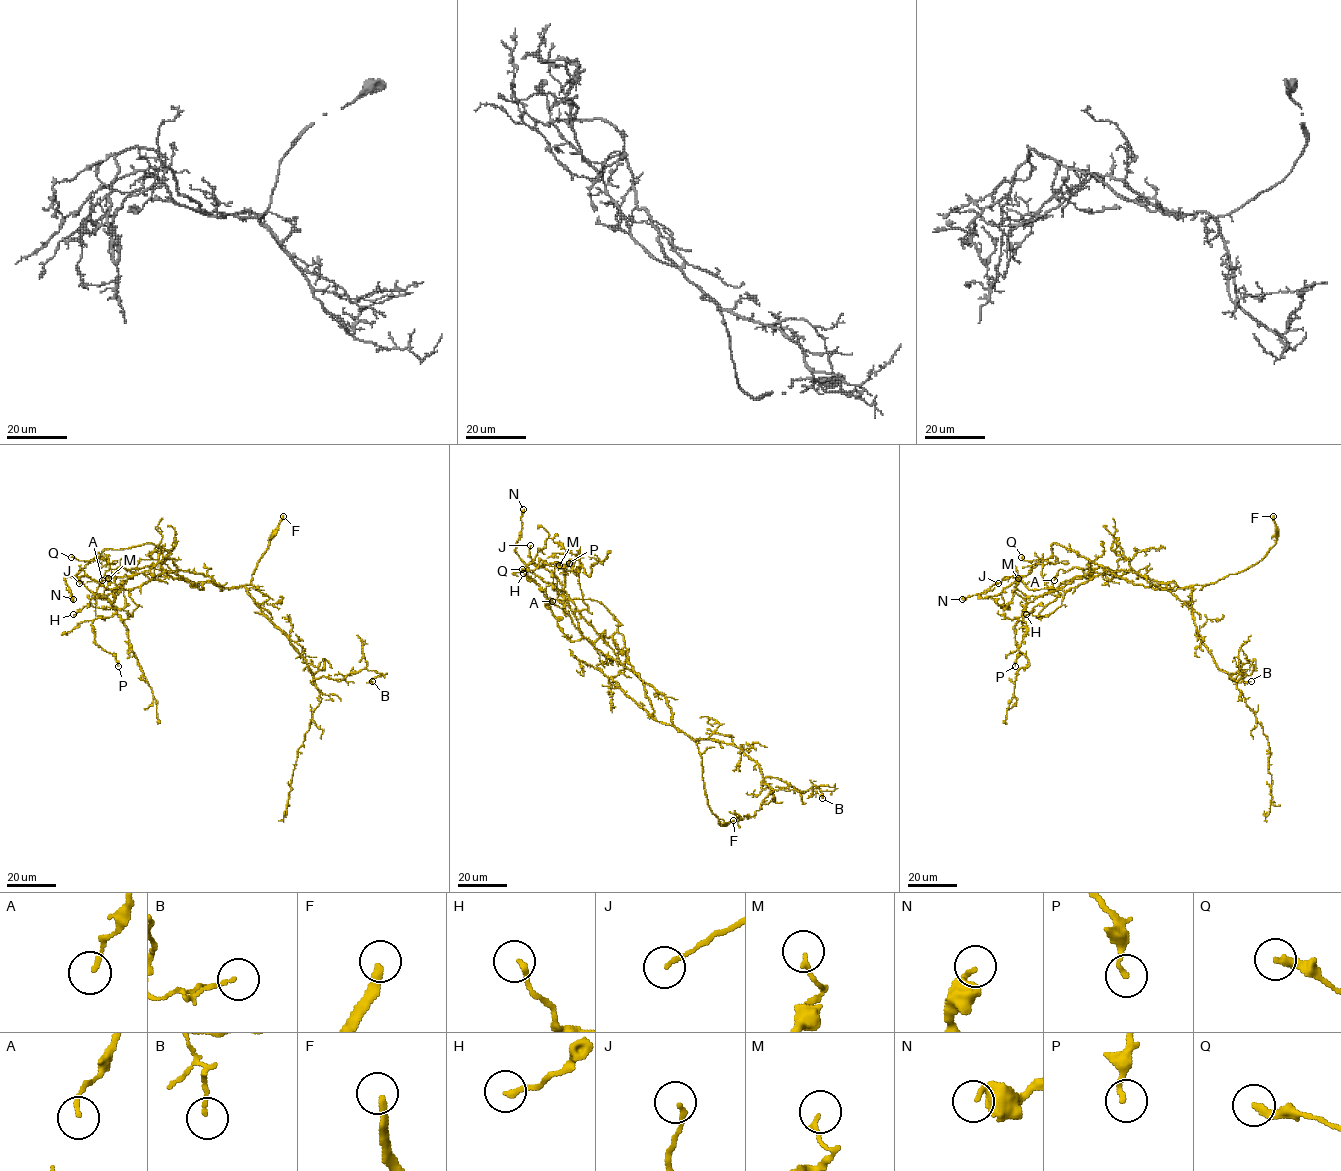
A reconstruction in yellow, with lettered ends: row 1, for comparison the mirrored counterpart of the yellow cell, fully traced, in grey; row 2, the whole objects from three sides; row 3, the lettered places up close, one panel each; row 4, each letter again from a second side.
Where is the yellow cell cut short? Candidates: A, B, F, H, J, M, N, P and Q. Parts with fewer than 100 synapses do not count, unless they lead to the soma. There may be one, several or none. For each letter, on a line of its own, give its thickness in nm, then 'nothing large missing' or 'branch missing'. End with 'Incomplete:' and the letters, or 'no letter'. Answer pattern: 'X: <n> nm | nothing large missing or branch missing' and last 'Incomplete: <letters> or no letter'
A: 140 nm | nothing large missing
B: 110 nm | nothing large missing
F: 260 nm | branch missing
H: 190 nm | nothing large missing
J: 160 nm | nothing large missing
M: 150 nm | nothing large missing
N: 240 nm | nothing large missing
P: 160 nm | nothing large missing
Q: 320 nm | nothing large missing
Incomplete: F

